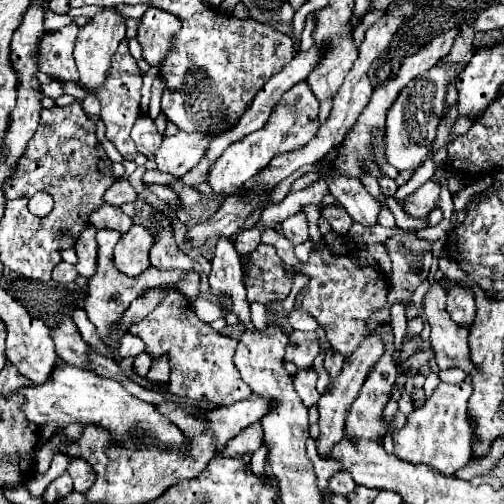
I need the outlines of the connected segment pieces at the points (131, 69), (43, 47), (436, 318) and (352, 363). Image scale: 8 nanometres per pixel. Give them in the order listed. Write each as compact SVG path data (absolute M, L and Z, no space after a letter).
M128 39L120 43L116 55L112 57L112 71L108 71L108 79L98 89L96 97L100 99L102 113L100 119L106 125L106 137L114 143L114 147L120 151L124 160L134 160L138 154L136 145L130 137L132 125L138 119L138 107L140 107L140 87L142 87L142 71L136 65L136 59L128 51Z
M72 23L44 35L38 51L38 63L42 73L56 75L62 81L78 79L73 51L79 28L76 23Z
M440 269L434 273L434 281L432 287L428 289L426 297L424 297L424 311L426 311L426 319L432 327L432 347L436 349L436 365L444 371L444 369L462 369L464 373L472 373L474 371L474 363L470 359L470 347L468 347L468 329L460 327L456 323L452 323L452 319L448 319L446 313L446 293L444 289L436 283L438 279L442 279L444 274Z
M368 337L360 347L358 351L352 355L352 359L344 365L342 373L330 381L330 389L320 397L318 401L318 411L320 411L320 437L316 439L316 447L320 451L320 455L326 455L334 443L338 443L342 437L344 437L344 423L346 423L346 413L350 409L350 403L356 399L358 391L360 391L360 385L364 383L366 375L370 373L372 365L382 357L384 353L384 345L380 341L380 337Z

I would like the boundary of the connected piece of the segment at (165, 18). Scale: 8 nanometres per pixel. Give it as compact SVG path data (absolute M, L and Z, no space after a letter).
M150 7L142 15L138 41L142 45L142 55L150 65L160 67L164 57L168 57L168 51L172 49L172 35L176 35L176 31L180 31L180 19L168 11Z

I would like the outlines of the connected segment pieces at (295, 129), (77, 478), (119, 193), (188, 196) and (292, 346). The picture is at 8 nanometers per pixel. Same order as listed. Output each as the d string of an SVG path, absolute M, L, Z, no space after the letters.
M298 83L282 95L276 111L272 111L272 119L268 119L268 123L260 131L254 131L252 135L246 135L244 139L232 143L228 151L224 151L224 155L220 155L220 159L212 165L208 173L208 183L212 185L214 195L236 193L238 187L242 187L244 181L262 171L272 161L272 157L308 143L308 139L314 137L318 127L318 99L312 95L308 83Z
M76 457L70 463L68 473L74 479L74 491L78 491L78 493L86 493L96 481L96 473L94 473L92 465L86 459L80 459L80 457Z
M118 181L114 183L106 193L104 193L104 201L108 205L114 205L114 207L122 207L124 203L134 203L134 199L138 197L136 189L130 185L130 181Z
M176 179L174 183L170 183L170 187L178 193L178 197L180 197L180 201L182 201L184 207L190 207L190 205L196 205L196 203L202 201L200 191L196 191L196 189L192 189L192 187L184 187L184 185L180 183L180 179Z
M290 331L288 347L286 347L286 361L292 361L296 367L310 367L314 357L318 355L318 339L316 333L304 331Z

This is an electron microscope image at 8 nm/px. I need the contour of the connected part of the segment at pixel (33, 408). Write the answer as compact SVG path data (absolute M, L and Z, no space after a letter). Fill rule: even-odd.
M60 361L50 375L50 379L44 385L34 385L34 387L24 387L20 393L26 397L26 403L22 411L26 413L28 421L36 425L46 425L46 423L58 423L62 427L68 425L88 425L88 423L98 423L116 441L128 441L134 443L136 435L132 431L150 431L154 435L154 443L158 447L168 447L168 449L186 449L188 437L176 427L166 415L156 411L156 405L140 401L132 393L126 391L126 387L114 379L100 377L92 371L82 371L74 365L68 365ZM86 421L86 423L82 423Z

